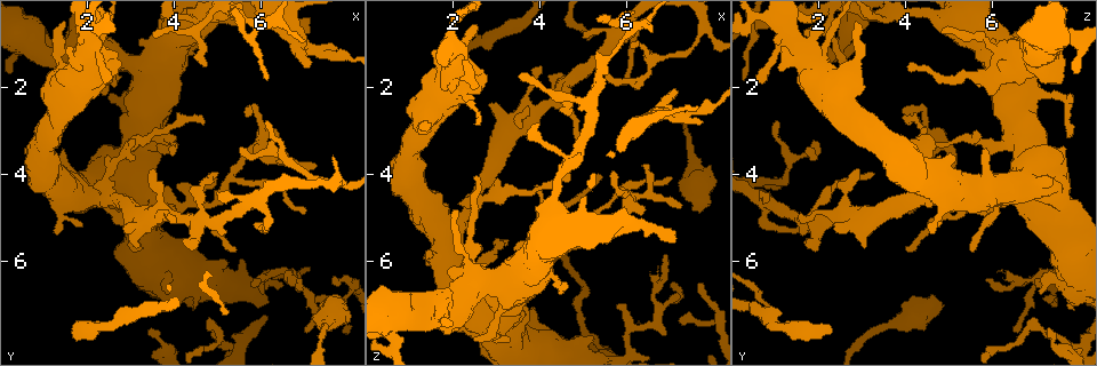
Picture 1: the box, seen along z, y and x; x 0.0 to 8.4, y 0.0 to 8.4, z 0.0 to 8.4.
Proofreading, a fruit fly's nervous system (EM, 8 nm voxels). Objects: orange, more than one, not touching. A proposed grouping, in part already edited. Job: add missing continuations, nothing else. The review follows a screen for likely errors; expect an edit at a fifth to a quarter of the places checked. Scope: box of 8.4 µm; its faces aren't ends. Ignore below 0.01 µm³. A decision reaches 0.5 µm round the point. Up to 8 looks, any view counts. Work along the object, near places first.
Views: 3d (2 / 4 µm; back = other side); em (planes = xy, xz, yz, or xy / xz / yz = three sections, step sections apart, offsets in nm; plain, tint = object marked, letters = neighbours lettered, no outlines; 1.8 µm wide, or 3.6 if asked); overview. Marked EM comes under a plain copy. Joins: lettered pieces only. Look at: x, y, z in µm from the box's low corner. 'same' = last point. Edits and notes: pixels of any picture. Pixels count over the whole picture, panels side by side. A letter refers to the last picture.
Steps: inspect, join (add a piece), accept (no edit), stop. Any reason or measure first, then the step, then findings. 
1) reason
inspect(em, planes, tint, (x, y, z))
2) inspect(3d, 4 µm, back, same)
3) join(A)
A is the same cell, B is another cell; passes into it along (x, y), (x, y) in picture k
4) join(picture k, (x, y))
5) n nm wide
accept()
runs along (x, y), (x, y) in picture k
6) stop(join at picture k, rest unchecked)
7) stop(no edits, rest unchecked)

free end
inspect(3d, 4 µm, (2.80, 5.25, 2.40))

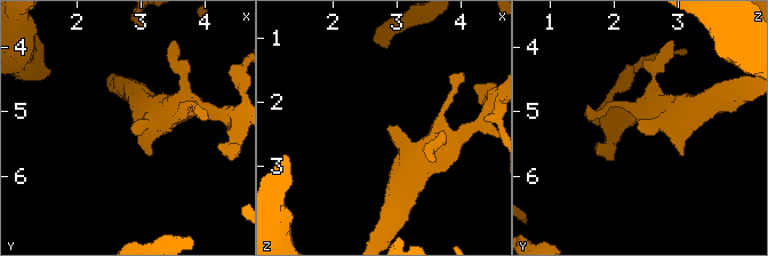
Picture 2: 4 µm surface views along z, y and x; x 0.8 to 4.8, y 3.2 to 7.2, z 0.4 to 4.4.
inspect(em, yz, step 16, letters, (2.85, 5.25, 2.40))

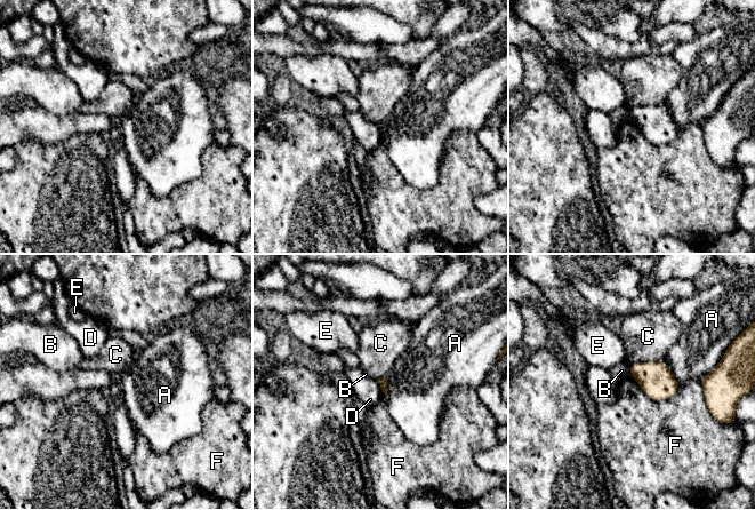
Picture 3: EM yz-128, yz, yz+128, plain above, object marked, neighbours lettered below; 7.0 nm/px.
inspect(em, planes, letters, same)

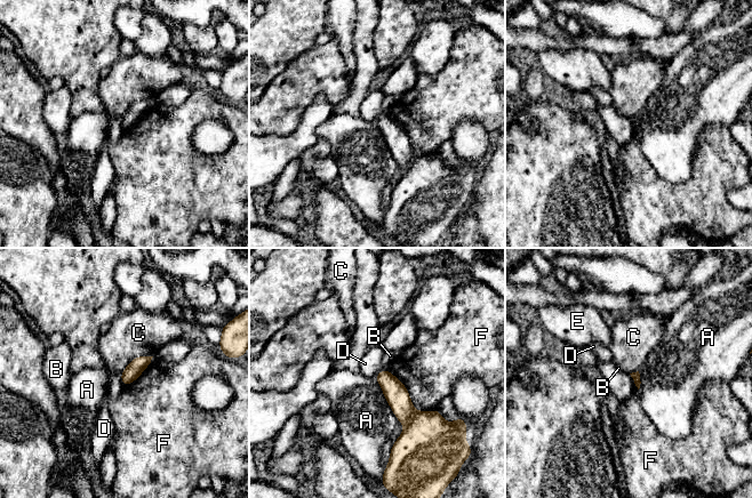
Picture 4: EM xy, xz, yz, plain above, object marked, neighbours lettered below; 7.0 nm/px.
accept()
A, B, C, D, E and F are other cells; runs along (384, 372), (408, 417), (401, 440) in picture 4; none of them fits

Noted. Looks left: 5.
thin arm on a thick one
inspect(3d, 4 µm, (1.60, 4.45, 5.05))

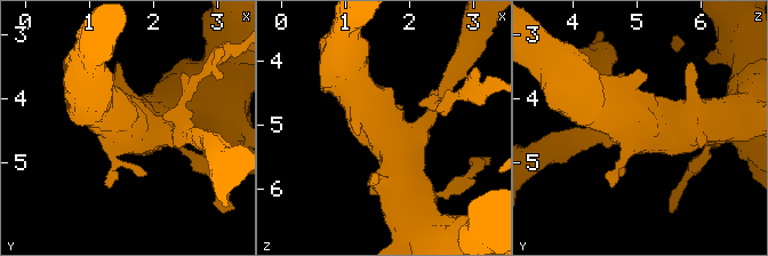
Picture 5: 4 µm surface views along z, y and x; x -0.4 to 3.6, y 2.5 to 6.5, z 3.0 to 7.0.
inspect(em, 3.6 µm, planes, letters, (1.65, 4.45, 5.05))

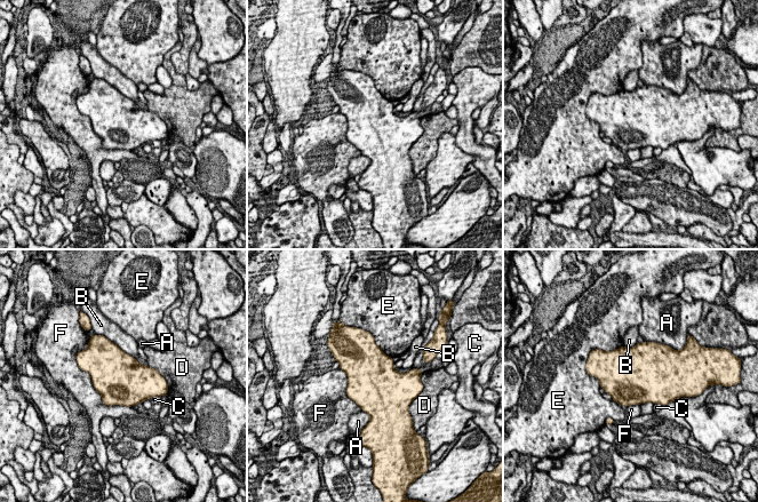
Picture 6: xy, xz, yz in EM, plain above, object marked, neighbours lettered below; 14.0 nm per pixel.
accept()
A, B, C, D, E and F are other cells; border along (80, 368), (104, 404), (132, 407) in picture 6; none of them fits

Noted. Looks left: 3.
free end
inspect(3d, 2 µm, (4.75, 1.50, 2.60))

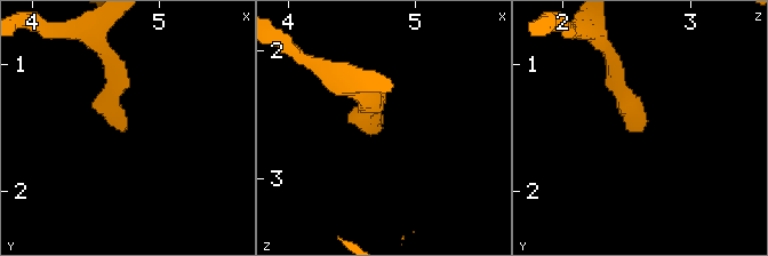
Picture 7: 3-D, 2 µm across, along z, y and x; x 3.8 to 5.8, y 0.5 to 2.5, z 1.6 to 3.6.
inspect(em, yz, step 16, letters, (4.74, 1.50, 2.60))

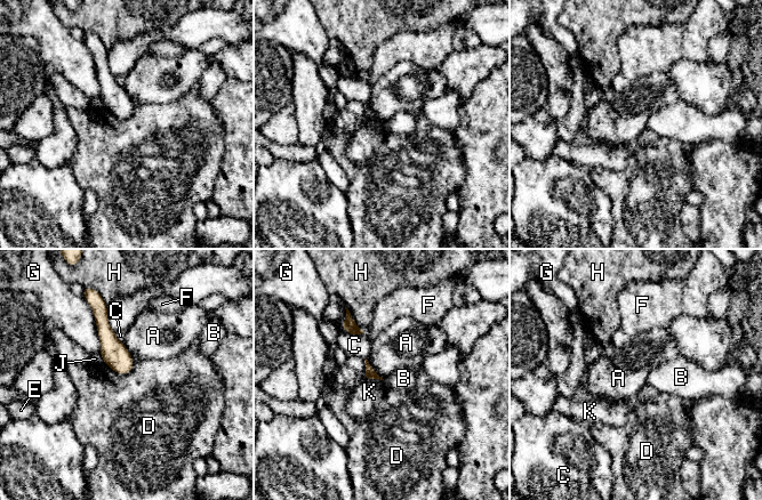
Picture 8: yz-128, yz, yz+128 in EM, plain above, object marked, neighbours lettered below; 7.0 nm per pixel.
accept()
A, B, C, D, E, F, G, H, J and K are other cells; border along (366, 359), (383, 379) in picture 8; no lettered piece goes on from it

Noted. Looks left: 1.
stop(no edits, rest unchecked)

